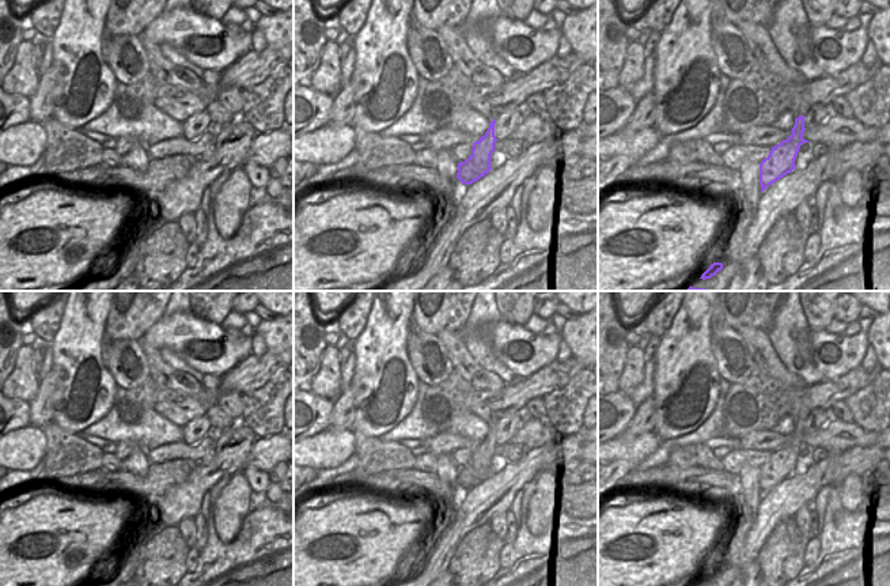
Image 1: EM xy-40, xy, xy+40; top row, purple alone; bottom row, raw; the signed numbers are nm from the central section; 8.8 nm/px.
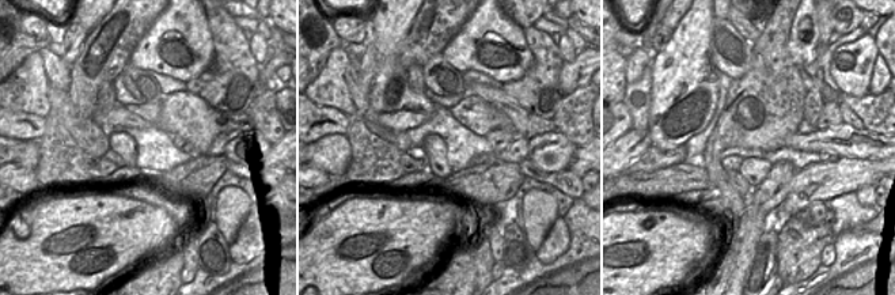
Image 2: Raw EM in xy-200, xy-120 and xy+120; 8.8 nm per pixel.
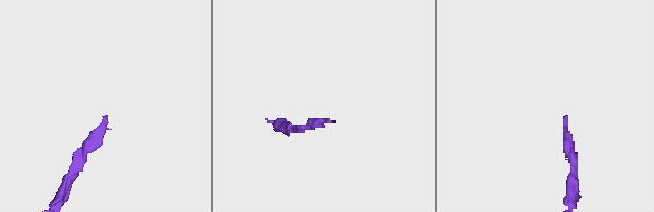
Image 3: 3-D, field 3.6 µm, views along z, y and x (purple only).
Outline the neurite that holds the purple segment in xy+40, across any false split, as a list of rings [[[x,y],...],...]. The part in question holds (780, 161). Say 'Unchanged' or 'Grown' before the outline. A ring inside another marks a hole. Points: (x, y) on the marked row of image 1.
Unchanged. [[[804,116],[795,118],[792,135],[780,144],[772,147],[769,155],[760,163],[760,185],[761,193],[777,179],[791,173],[795,166],[795,159],[803,143],[810,143],[803,139]]]

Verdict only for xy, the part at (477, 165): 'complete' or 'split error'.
complete

